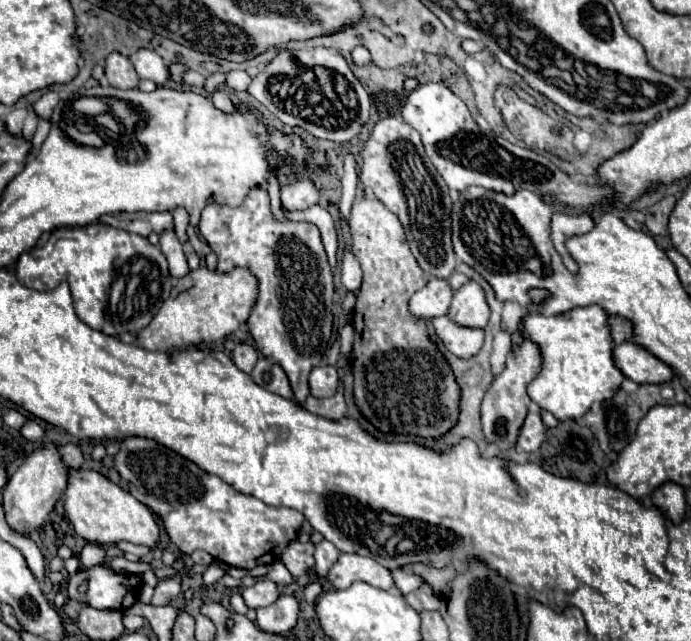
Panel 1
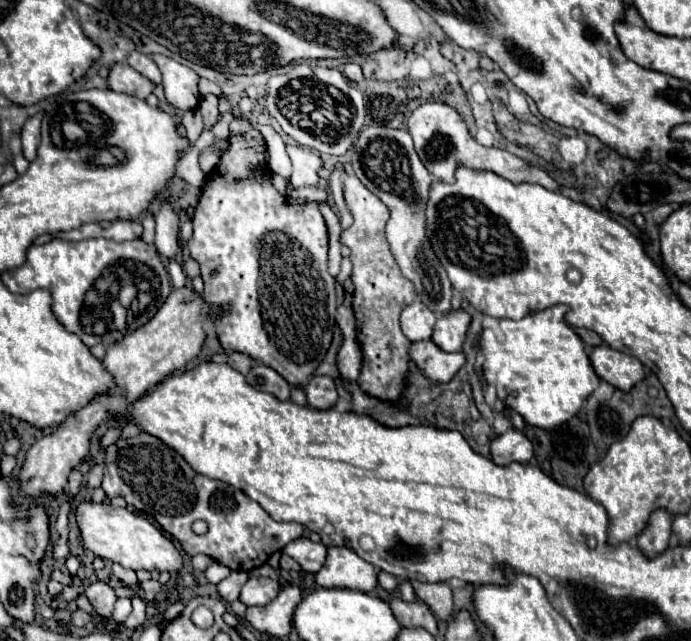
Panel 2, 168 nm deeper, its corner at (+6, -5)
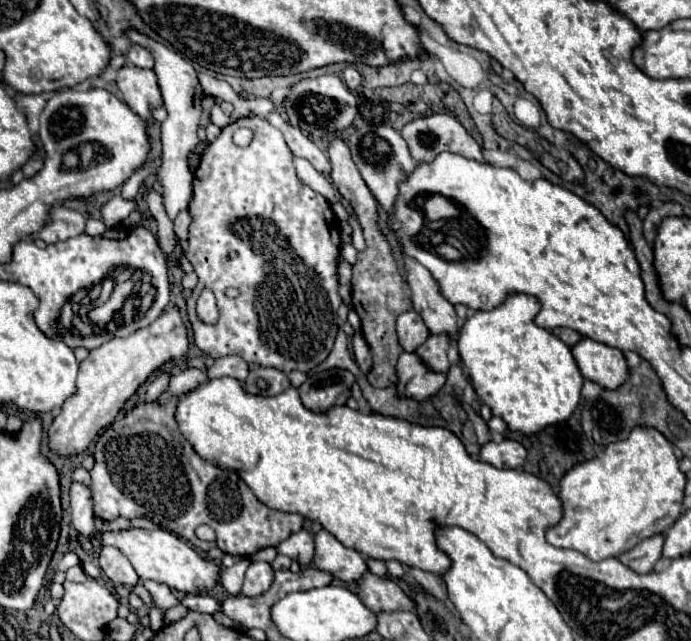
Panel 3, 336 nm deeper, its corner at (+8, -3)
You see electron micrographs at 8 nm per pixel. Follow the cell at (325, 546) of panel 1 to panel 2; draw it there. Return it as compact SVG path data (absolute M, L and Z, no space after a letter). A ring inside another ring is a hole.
M299 537L291 541L283 549L283 553L291 555L307 573L317 573L327 559L327 547L323 543L313 543L307 537Z

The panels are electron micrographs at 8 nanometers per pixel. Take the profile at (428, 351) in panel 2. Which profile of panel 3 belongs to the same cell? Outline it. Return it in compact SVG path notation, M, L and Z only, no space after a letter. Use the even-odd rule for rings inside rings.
M401 353L397 361L397 397L425 401L445 383L443 373L433 373L415 353Z

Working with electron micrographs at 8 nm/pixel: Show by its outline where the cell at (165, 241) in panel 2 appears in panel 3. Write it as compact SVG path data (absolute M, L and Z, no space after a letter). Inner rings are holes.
M129 29L129 31L125 31L125 35L133 43L149 49L155 57L153 71L157 73L159 87L161 87L163 101L165 101L165 109L169 113L169 117L161 123L161 143L163 143L163 155L161 157L163 157L163 163L161 163L157 177L163 185L165 211L167 211L169 219L174 221L181 209L187 209L191 195L193 195L193 185L191 185L193 175L187 167L187 155L193 147L197 146L197 129L199 129L199 119L201 119L201 111L203 111L203 107L201 107L203 91L201 91L201 85L199 85L199 79L197 79L197 73L195 73L192 62L187 57L183 57L174 48L170 47L169 49L166 44L143 35L137 29Z

